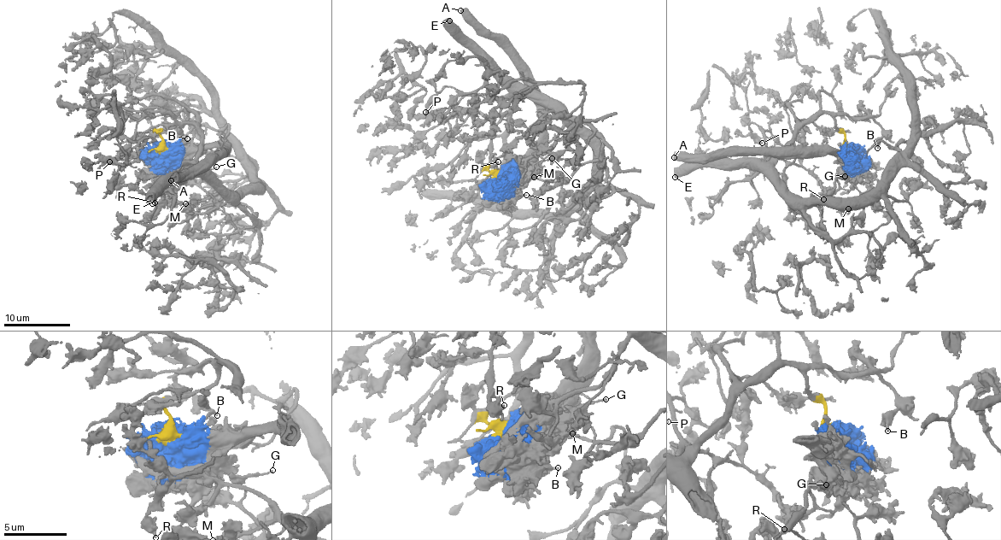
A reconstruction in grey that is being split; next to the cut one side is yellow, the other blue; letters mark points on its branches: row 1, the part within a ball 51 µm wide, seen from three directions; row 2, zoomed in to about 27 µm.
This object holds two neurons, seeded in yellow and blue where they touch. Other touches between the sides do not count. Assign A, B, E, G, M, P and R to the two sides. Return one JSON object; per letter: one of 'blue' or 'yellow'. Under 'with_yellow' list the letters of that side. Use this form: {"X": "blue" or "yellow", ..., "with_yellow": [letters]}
{"A": "blue", "B": "yellow", "E": "yellow", "G": "blue", "M": "yellow", "P": "yellow", "R": "yellow", "with_yellow": ["B", "E", "M", "P", "R"]}

